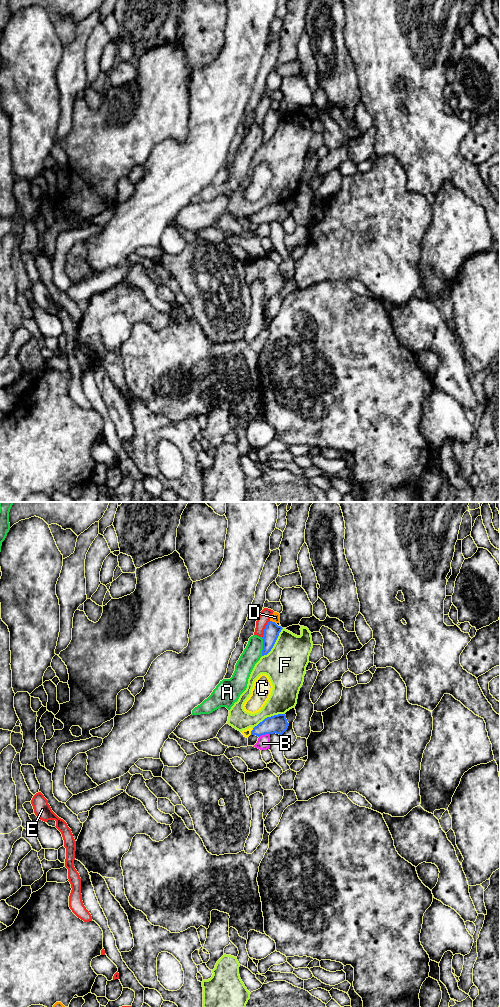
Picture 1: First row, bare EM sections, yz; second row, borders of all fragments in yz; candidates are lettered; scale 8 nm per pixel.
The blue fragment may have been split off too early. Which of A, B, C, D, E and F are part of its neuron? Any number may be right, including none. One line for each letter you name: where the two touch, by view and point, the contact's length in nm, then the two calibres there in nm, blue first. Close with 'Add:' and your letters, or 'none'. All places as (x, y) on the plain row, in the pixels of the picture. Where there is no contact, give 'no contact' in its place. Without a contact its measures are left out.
C: contact yz (251, 219); length 60 nm; calibres 150 and 60 nm
Add: C

